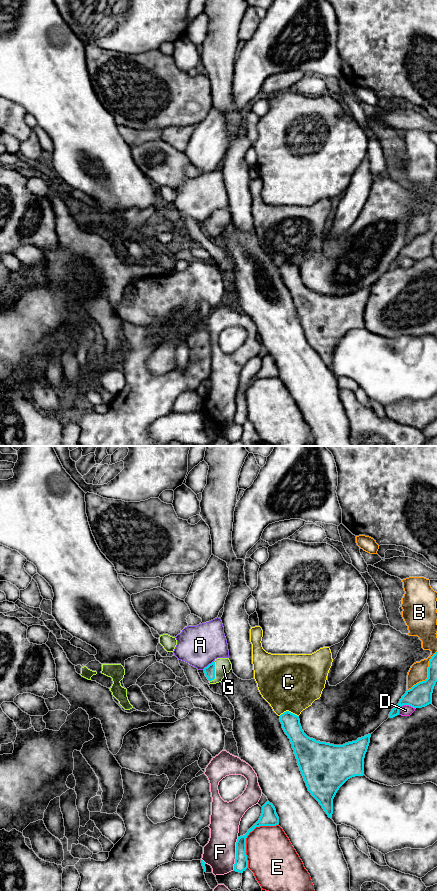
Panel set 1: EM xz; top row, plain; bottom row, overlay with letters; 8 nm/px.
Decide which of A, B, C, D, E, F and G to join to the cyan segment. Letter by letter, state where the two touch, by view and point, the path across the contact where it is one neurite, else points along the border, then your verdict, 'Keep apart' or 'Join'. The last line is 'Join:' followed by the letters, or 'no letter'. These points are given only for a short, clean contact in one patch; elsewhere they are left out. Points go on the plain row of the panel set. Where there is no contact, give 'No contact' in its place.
A: Touches cyan at xz (208, 217). Keep apart
B: Touches cyan at xz (428, 226). Keep apart
C: Touches cyan at xz (288, 263). Keep apart
D: Touches cyan at xz (404, 256). Keep apart
E: Touches cyan at xz (247, 387). Keep apart
F: Touches cyan at xz (236, 405). Keep apart
G: Touches cyan at xz (214, 224). Join
Join: G

